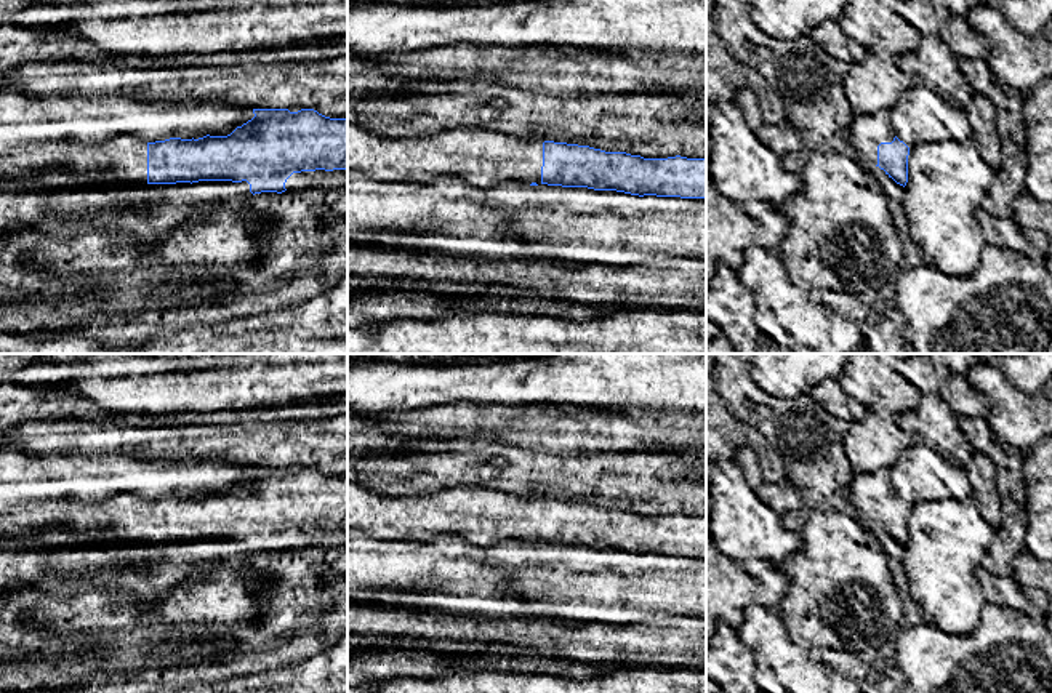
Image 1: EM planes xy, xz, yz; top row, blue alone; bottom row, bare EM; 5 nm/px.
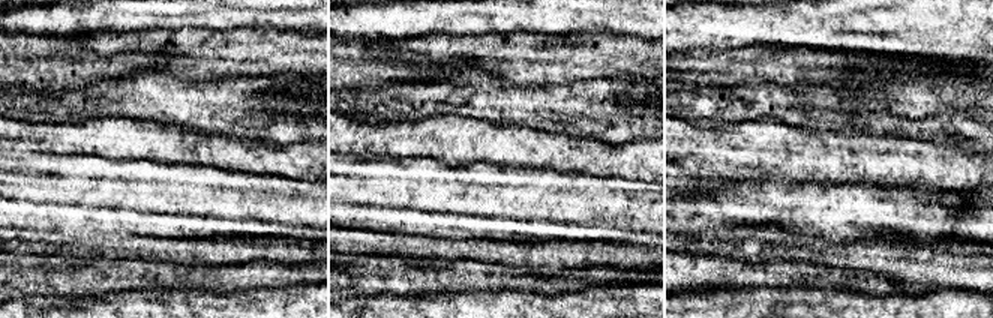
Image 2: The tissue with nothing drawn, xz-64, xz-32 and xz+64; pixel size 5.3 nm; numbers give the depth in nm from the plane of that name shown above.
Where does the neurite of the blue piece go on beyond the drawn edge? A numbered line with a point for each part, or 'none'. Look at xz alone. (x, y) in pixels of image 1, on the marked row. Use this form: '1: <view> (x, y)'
1: xz (484, 159)

